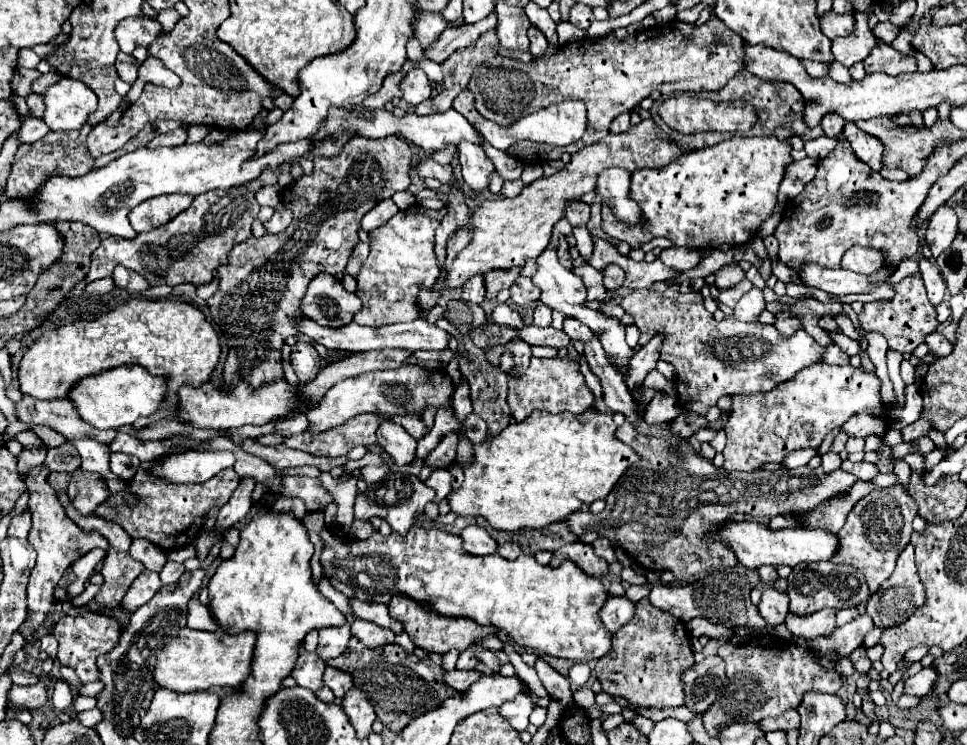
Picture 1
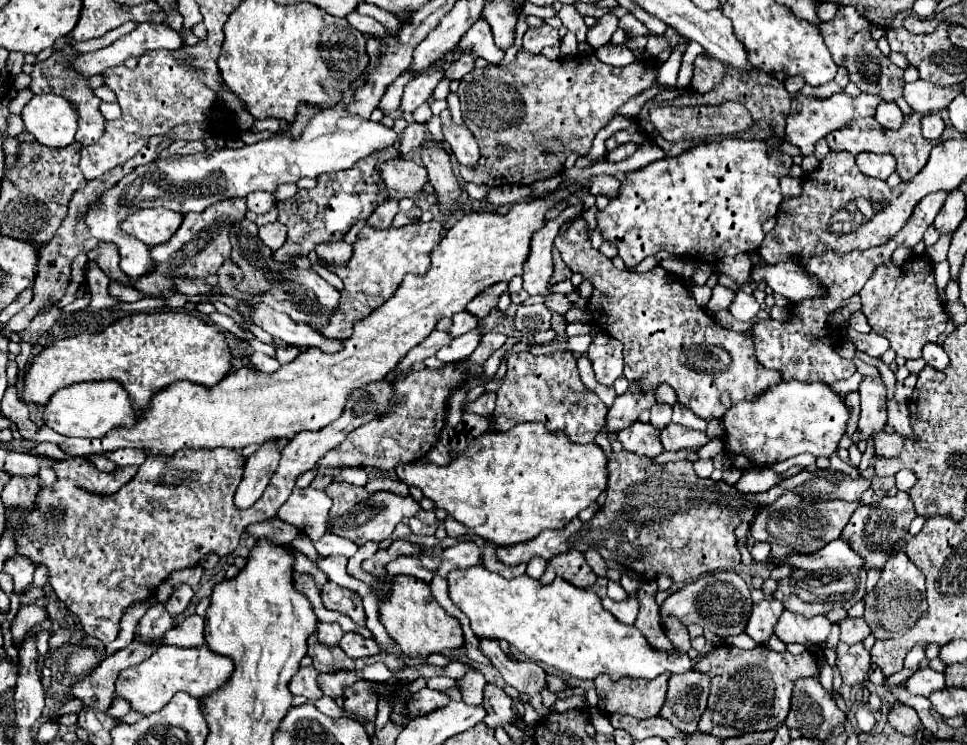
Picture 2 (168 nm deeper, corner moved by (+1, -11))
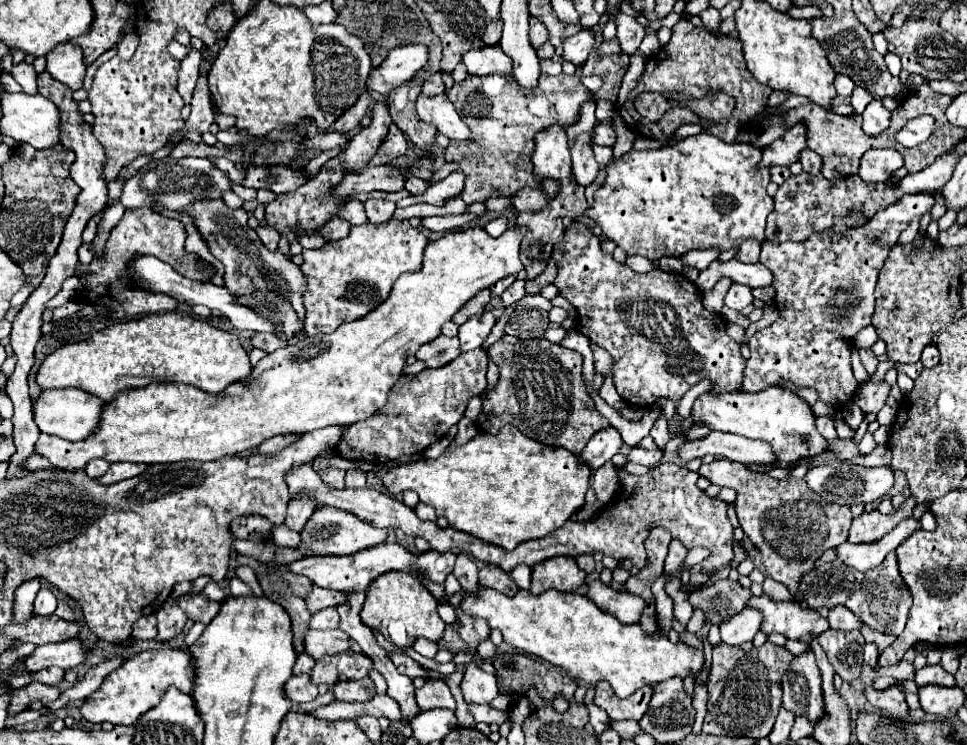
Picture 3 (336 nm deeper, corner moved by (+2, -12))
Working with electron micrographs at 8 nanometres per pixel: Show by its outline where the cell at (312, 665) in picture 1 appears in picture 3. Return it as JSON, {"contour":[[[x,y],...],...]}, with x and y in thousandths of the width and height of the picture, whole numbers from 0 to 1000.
{"contour":[[[320,905],[301,907],[295,915],[295,932],[305,945],[309,945],[309,942],[322,942],[324,937],[328,937],[328,921],[322,918]]]}

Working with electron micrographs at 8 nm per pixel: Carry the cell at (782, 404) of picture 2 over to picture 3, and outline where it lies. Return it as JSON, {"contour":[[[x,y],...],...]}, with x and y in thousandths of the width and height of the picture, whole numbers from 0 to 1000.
{"contour":[[[795,518],[787,526],[752,526],[746,532],[725,529],[716,548],[714,560],[704,570],[704,580],[708,580],[721,568],[728,568],[735,577],[744,580],[756,580],[779,591],[789,591],[801,601],[801,612],[806,612],[806,620],[824,620],[824,615],[832,612],[847,612],[855,607],[855,591],[847,583],[843,566],[845,558],[841,556],[839,545],[828,537],[822,526],[808,521],[808,518]]]}

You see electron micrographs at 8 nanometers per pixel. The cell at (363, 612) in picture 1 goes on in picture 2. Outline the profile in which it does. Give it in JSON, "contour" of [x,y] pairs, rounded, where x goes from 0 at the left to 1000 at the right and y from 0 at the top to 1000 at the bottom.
{"contour":[[[337,780],[337,785],[333,788],[333,809],[337,817],[352,820],[352,823],[360,826],[370,839],[378,839],[374,804],[366,793],[360,793],[343,780]]]}

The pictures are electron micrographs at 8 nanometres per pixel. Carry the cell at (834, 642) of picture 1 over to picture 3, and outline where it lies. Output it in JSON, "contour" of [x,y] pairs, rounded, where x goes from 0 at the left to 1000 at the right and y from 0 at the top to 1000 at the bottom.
{"contour":[[[863,813],[857,819],[857,838],[861,846],[872,846],[872,848],[878,848],[878,846],[888,846],[890,843],[890,832],[874,813]]]}

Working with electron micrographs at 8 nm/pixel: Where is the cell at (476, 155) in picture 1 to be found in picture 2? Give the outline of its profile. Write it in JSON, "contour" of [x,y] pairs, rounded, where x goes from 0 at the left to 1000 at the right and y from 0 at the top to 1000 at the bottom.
{"contour":[[[467,162],[465,168],[457,168],[457,179],[459,179],[459,189],[465,192],[467,205],[472,208],[476,221],[490,224],[494,219],[496,213],[494,192],[482,168],[472,168]]]}

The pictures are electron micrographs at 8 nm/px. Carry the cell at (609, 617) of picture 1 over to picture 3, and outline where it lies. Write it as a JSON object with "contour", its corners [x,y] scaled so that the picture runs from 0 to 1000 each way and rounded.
{"contour":[[[615,779],[609,784],[607,800],[624,819],[634,824],[644,838],[657,838],[661,835],[661,827],[665,821],[665,803],[650,797],[650,795],[638,795],[630,787],[626,787],[622,779]]]}

